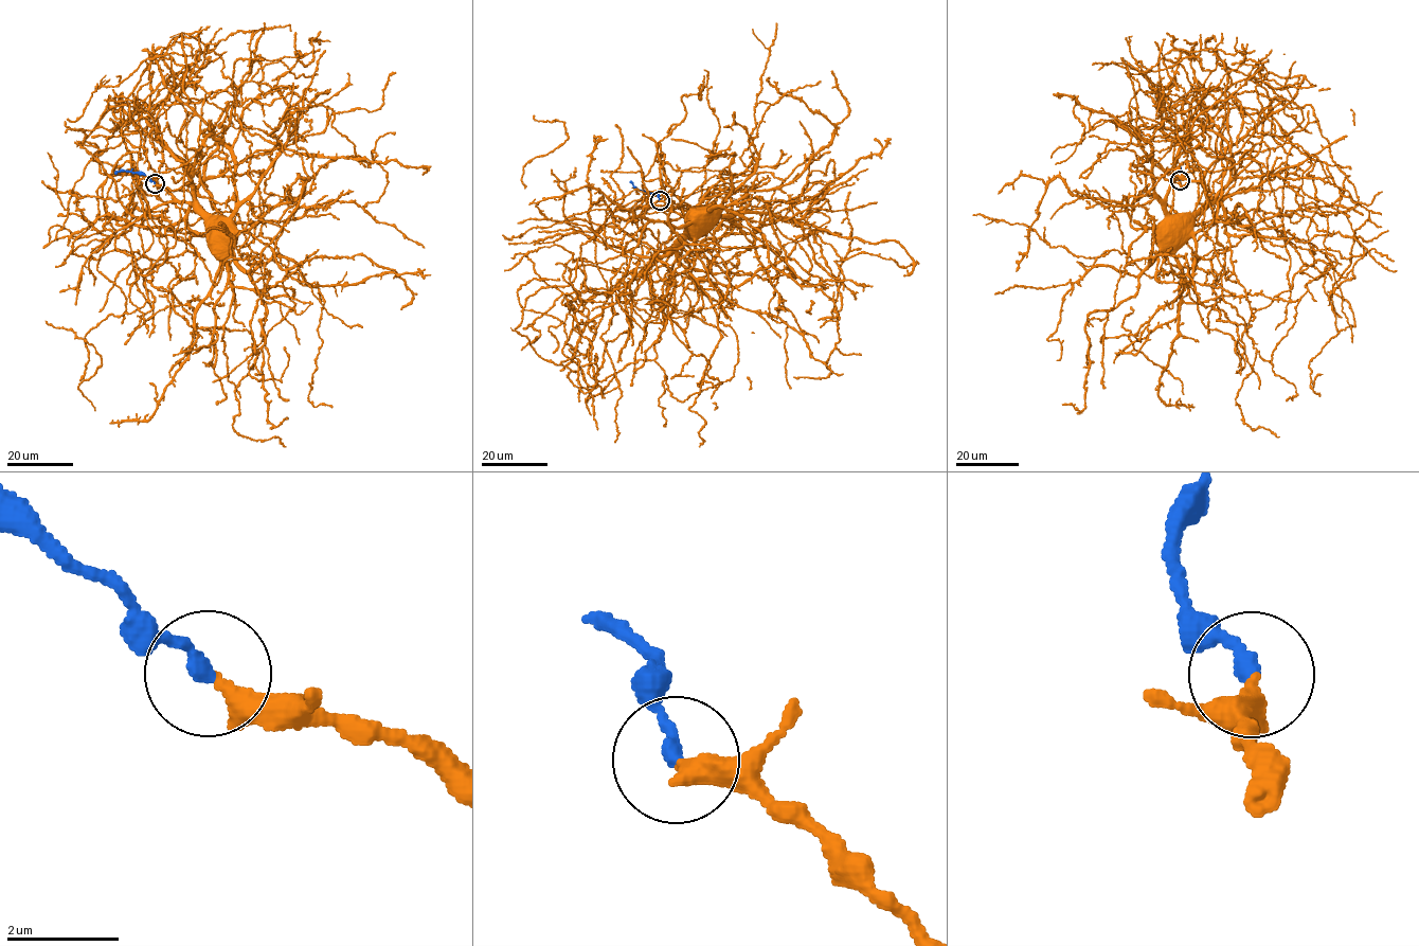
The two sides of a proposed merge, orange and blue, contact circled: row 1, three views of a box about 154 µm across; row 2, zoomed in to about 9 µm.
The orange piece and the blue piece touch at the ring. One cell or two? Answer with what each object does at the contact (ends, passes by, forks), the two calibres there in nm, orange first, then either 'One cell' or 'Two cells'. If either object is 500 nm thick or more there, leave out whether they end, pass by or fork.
At the ring orange ends. At the ring blue ends. Thickness 320 nm (orange) against 280 nm. One cell

